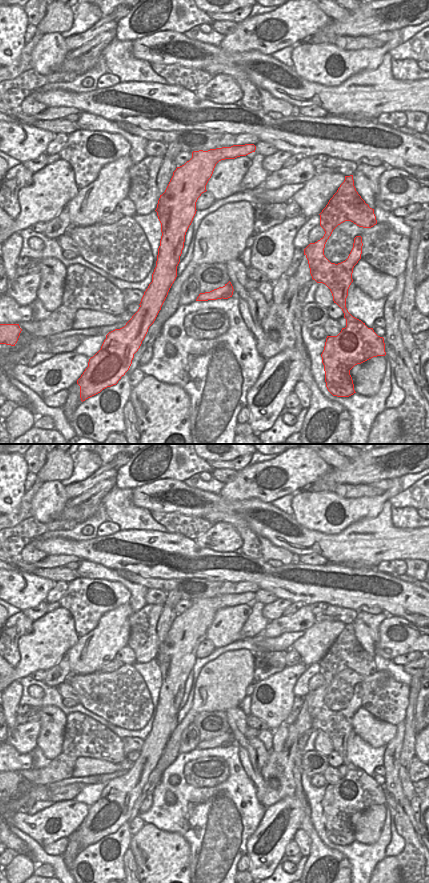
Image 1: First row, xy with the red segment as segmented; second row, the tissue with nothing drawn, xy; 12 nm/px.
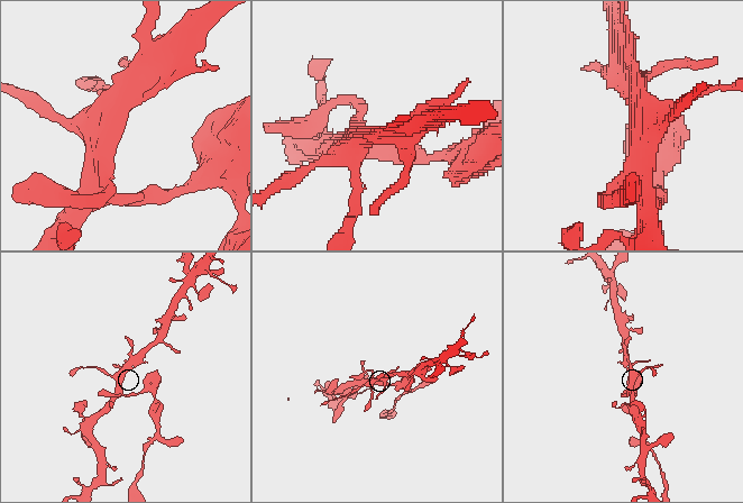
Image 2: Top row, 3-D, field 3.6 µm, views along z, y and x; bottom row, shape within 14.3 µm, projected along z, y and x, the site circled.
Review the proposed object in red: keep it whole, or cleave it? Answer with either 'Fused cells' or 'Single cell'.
Fused cells.

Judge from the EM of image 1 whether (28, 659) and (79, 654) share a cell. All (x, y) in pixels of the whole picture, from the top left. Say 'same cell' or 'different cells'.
different cells

